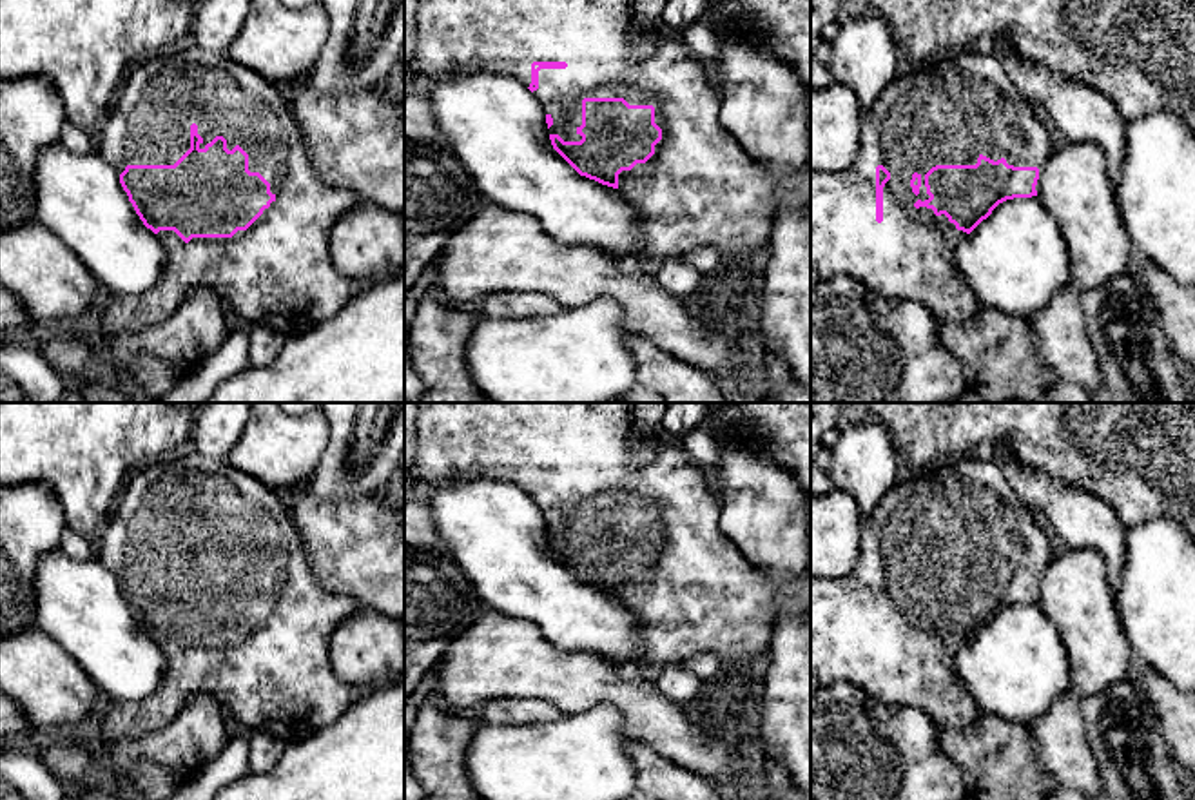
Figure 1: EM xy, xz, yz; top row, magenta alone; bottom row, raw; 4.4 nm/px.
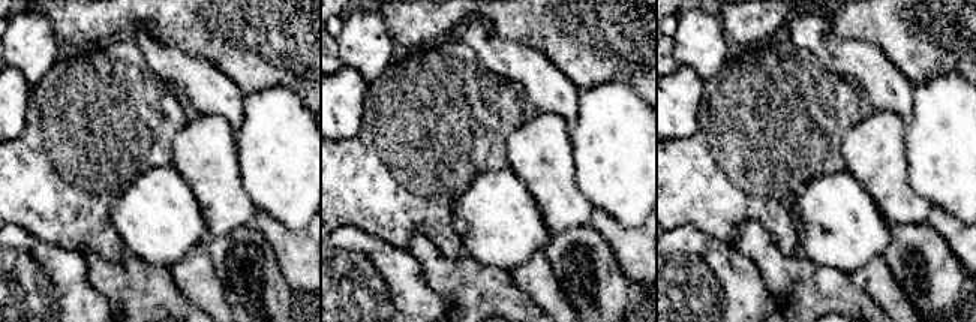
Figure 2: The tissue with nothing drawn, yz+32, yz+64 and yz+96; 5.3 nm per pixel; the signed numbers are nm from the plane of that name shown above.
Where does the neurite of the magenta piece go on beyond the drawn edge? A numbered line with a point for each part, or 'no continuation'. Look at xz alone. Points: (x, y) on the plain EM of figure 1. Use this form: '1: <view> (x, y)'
1: xz (700, 594)

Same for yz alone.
1: yz (943, 519)

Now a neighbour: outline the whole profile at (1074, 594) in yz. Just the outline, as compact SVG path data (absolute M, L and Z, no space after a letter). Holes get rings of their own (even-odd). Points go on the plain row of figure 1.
M1068 550L1039 577L1037 604L1059 629L1072 691L1083 698L1126 678L1137 662L1122 633L1108 566L1097 550Z

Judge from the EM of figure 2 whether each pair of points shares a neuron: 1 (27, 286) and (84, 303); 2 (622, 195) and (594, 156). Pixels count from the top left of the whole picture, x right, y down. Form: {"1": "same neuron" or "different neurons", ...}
{"1": "same neuron", "2": "same neuron"}

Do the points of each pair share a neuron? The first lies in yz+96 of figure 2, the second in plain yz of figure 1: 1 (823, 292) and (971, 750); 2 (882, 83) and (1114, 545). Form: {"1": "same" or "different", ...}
{"1": "same", "2": "same"}

